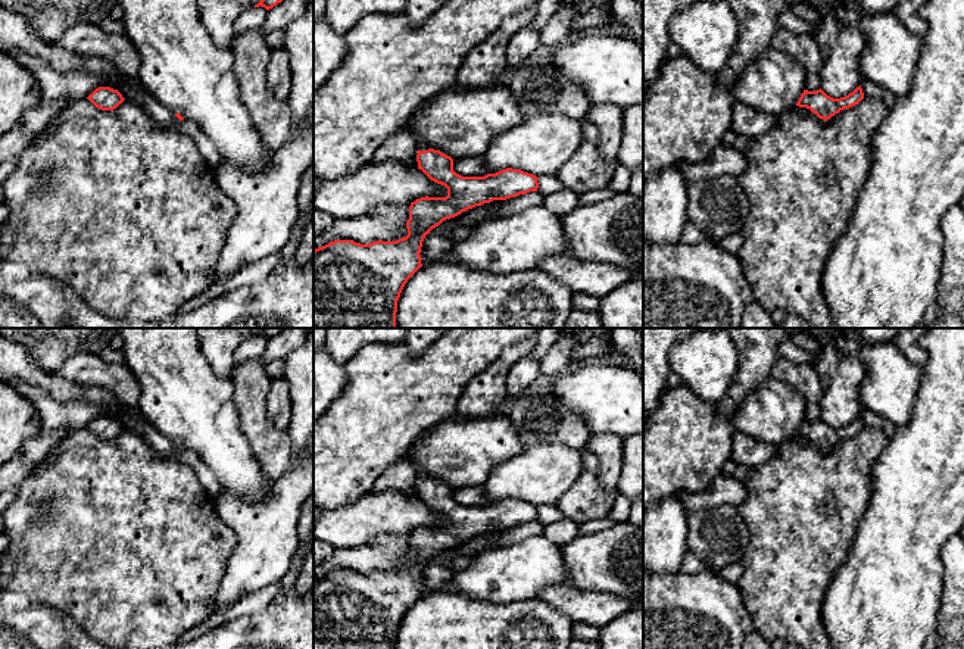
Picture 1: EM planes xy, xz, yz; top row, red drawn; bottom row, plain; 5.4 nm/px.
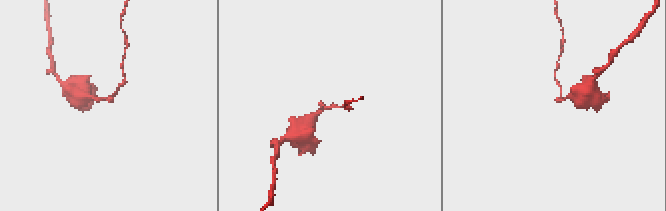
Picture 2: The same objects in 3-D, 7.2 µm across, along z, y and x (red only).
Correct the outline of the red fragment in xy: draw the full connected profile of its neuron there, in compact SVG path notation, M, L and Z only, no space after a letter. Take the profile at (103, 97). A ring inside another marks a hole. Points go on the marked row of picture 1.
M99 87L87 99L102 110L113 110L125 100L118 90L110 87Z

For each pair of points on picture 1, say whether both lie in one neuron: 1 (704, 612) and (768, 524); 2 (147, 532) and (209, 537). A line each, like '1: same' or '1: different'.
1: different
2: same

